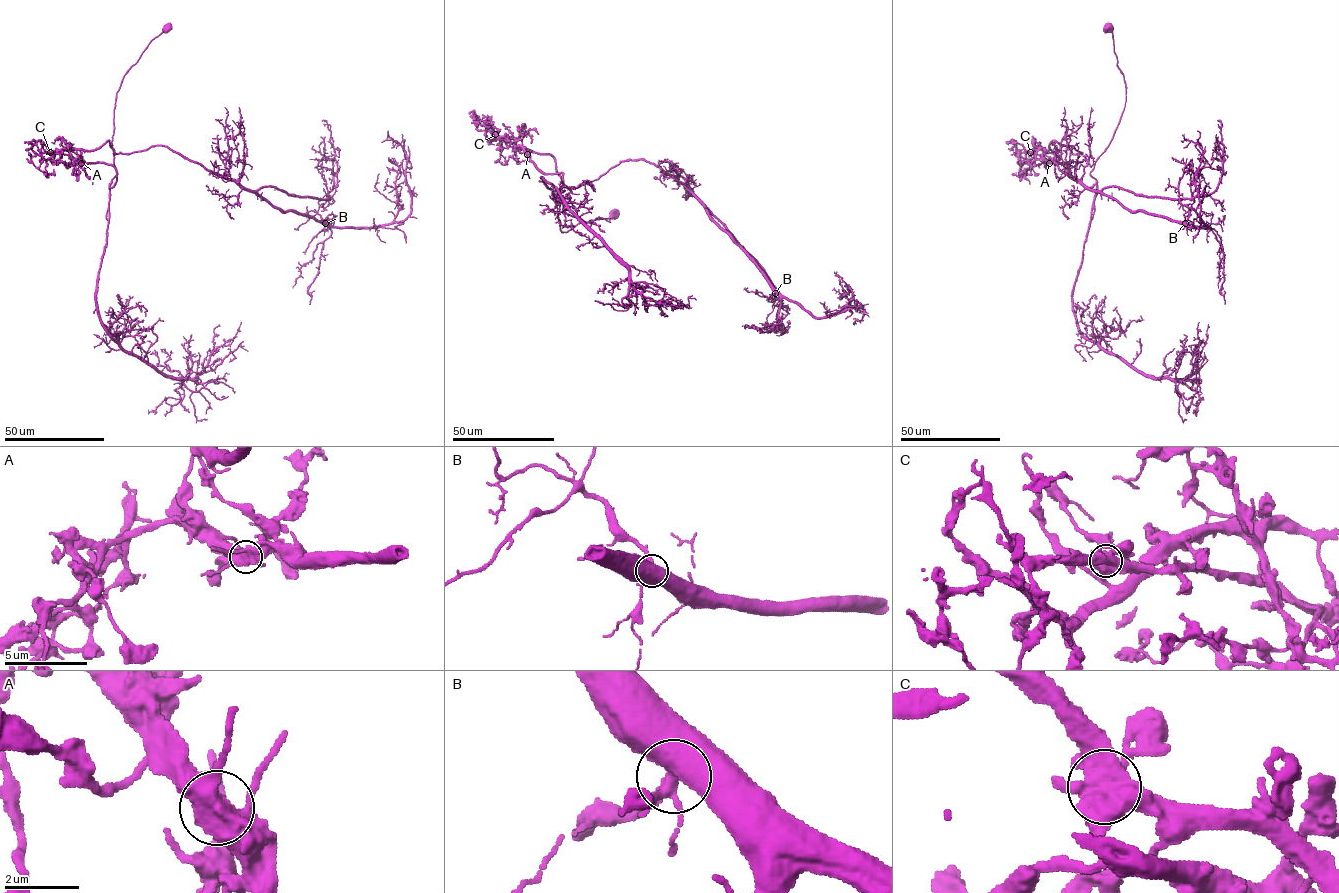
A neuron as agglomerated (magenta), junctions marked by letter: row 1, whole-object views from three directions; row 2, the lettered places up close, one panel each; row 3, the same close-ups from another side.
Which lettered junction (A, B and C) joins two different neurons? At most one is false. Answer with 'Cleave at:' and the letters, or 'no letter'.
Cleave at: C

